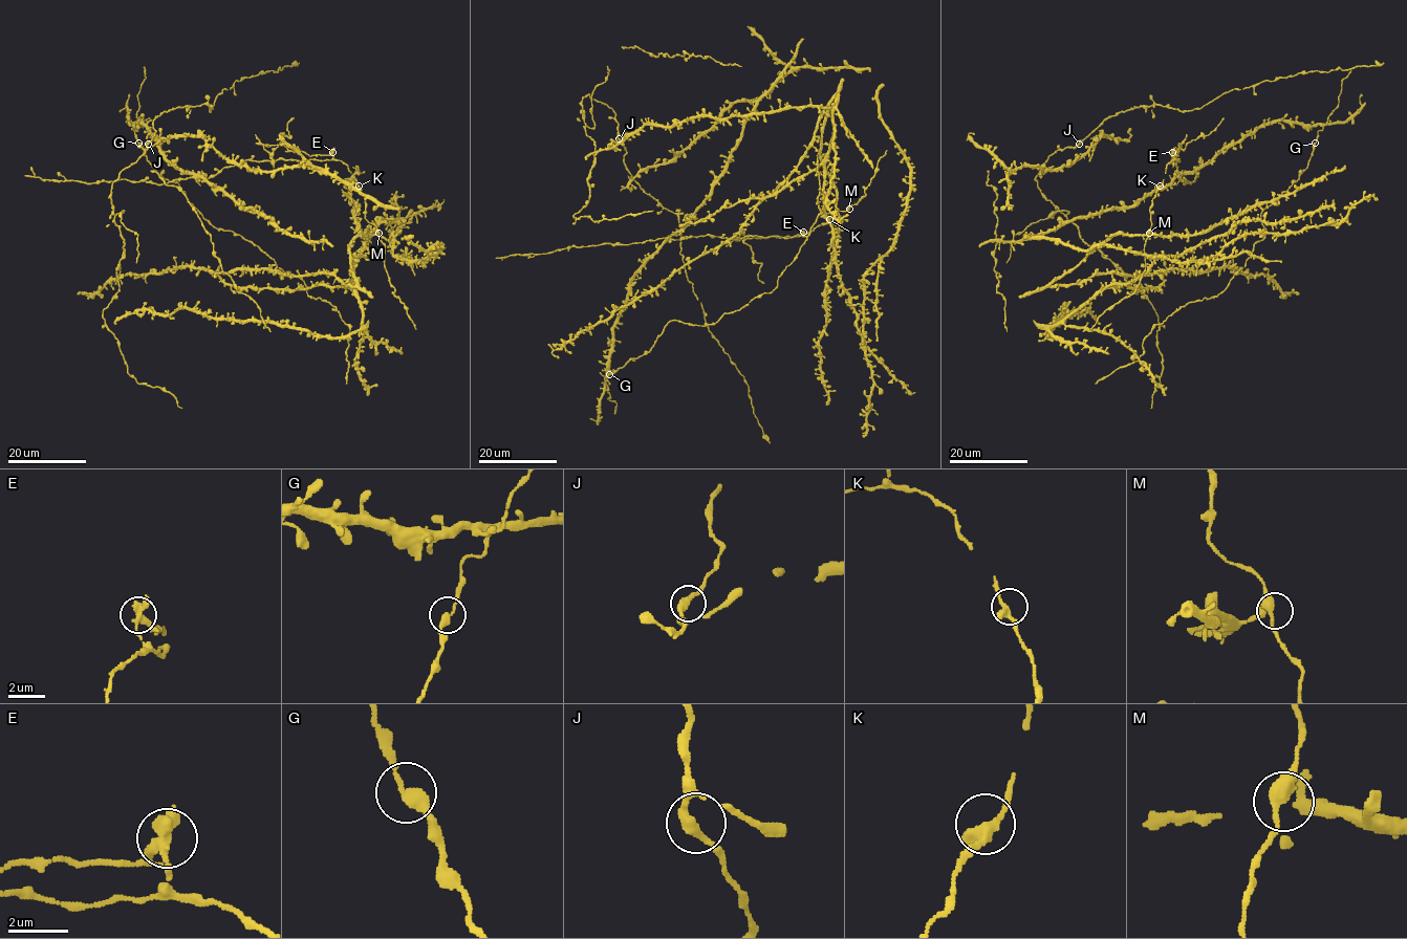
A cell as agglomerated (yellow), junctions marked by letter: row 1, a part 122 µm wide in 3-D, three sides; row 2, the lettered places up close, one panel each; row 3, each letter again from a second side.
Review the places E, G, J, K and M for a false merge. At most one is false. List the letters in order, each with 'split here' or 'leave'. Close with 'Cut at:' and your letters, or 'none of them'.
E: split here
G: leave
J: leave
K: leave
M: leave
Cut at: E

